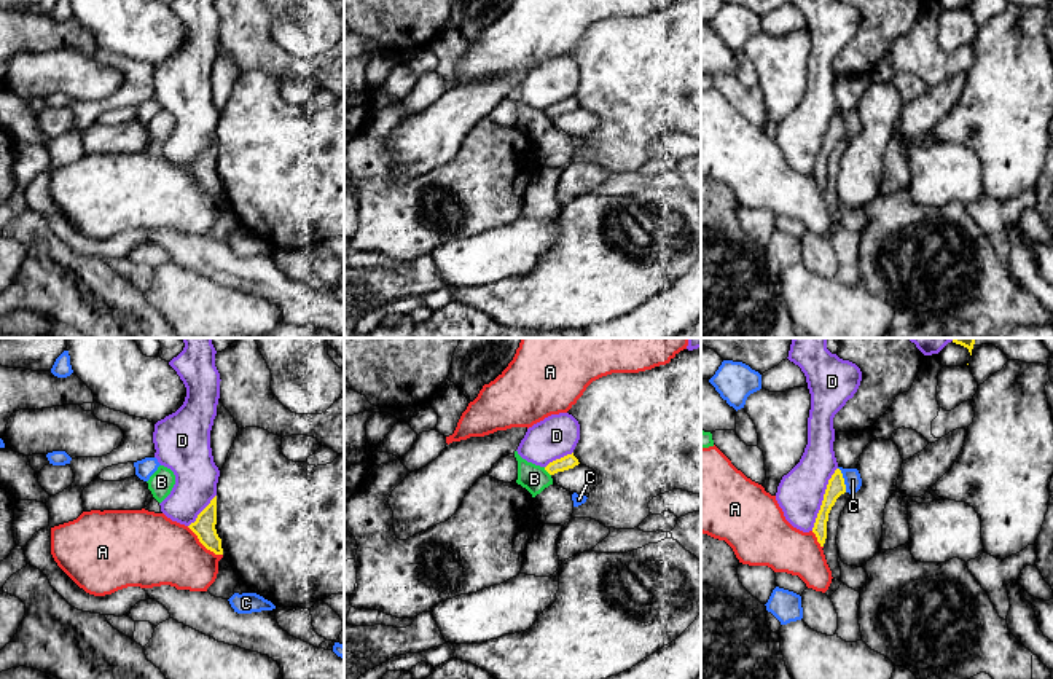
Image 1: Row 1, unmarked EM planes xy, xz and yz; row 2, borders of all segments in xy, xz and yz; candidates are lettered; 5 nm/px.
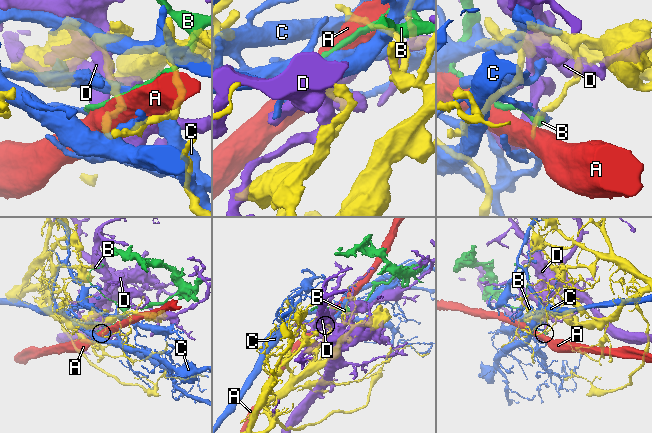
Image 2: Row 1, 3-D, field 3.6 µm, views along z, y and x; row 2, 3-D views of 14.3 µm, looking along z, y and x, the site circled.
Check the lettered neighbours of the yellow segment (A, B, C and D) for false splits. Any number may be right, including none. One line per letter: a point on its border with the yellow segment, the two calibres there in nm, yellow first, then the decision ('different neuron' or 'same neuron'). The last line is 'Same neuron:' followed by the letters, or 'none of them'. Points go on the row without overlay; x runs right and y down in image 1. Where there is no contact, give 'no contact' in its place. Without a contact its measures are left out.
A: contact xy (204, 188); calibres 110 and 360 nm; different neuron
B: contact xz (547, 113); calibres 70 and 140 nm; different neuron
C: contact yz (843, 123); calibres 90 and 90 nm; different neuron
D: contact yz (824, 142); calibres 90 and 240 nm; different neuron
Same neuron: none of them

